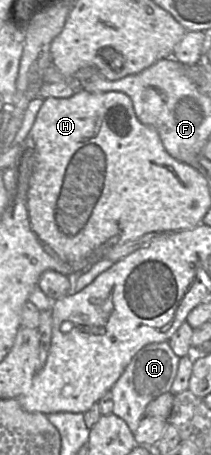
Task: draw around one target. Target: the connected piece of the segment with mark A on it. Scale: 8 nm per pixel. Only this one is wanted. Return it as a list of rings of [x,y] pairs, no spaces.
[[[168,342],[151,343],[144,346],[130,361],[123,374],[111,388],[113,397],[112,413],[123,419],[132,433],[135,433],[145,416],[147,405],[158,396],[171,392],[178,371],[180,358]]]

